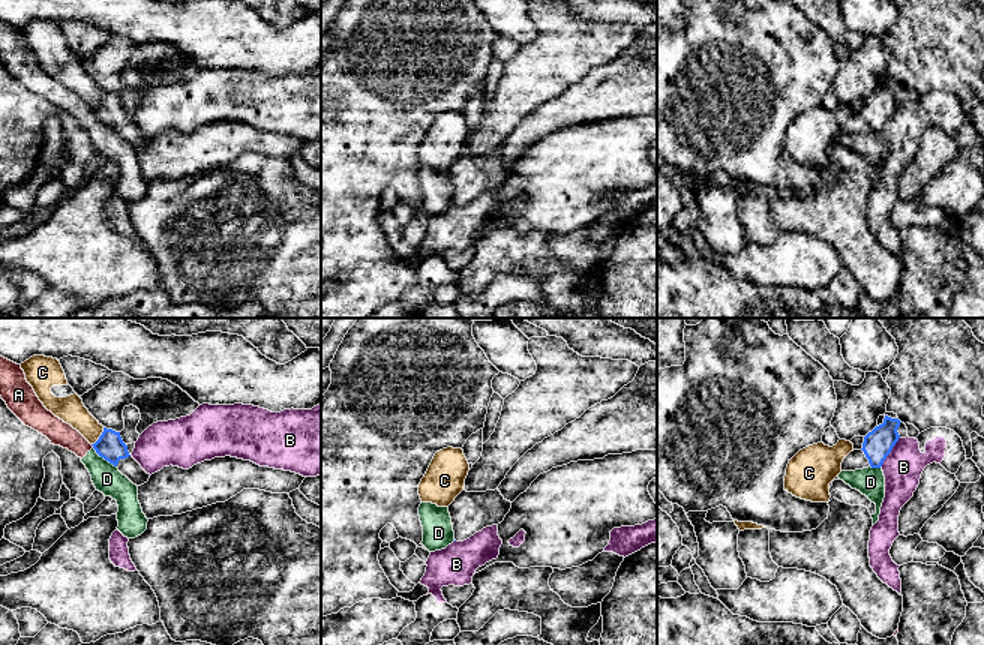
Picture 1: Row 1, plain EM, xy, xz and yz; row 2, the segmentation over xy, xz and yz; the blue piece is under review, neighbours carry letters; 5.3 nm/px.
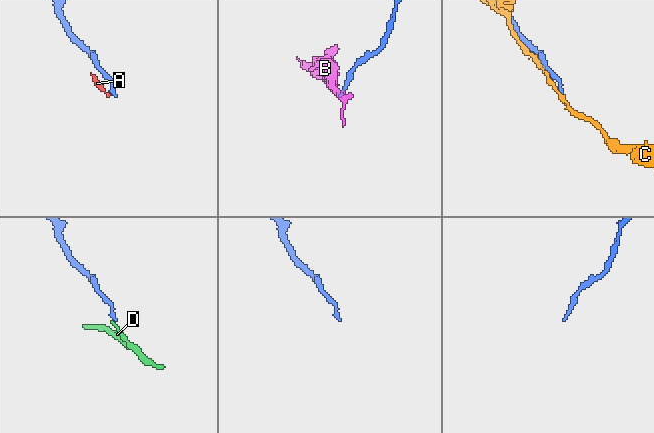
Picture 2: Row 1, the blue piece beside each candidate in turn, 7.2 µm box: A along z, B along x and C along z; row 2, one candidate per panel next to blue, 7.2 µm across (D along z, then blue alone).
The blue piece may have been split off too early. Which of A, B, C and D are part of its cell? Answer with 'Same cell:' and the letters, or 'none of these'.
Same cell: none of these

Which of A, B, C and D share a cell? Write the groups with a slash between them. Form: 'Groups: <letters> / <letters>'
Groups: A D / B / C

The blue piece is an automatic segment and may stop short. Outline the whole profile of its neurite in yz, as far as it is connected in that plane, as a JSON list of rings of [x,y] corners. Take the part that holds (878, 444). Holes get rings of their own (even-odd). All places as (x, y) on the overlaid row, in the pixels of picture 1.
[[[885,416],[884,423],[864,436],[862,448],[850,452],[842,462],[842,471],[880,468],[898,441],[898,418]]]

